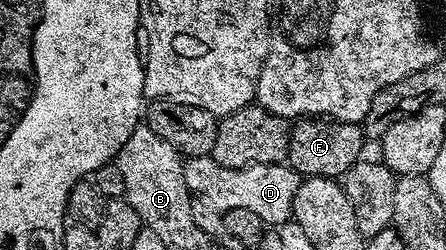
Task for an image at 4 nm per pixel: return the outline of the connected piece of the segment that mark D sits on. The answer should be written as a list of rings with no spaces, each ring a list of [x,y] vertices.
[[[189,158],[184,162],[184,180],[189,195],[201,198],[217,212],[246,208],[255,212],[268,228],[279,228],[292,218],[296,193],[302,178],[287,164],[254,164],[246,168],[226,168],[213,158]]]

